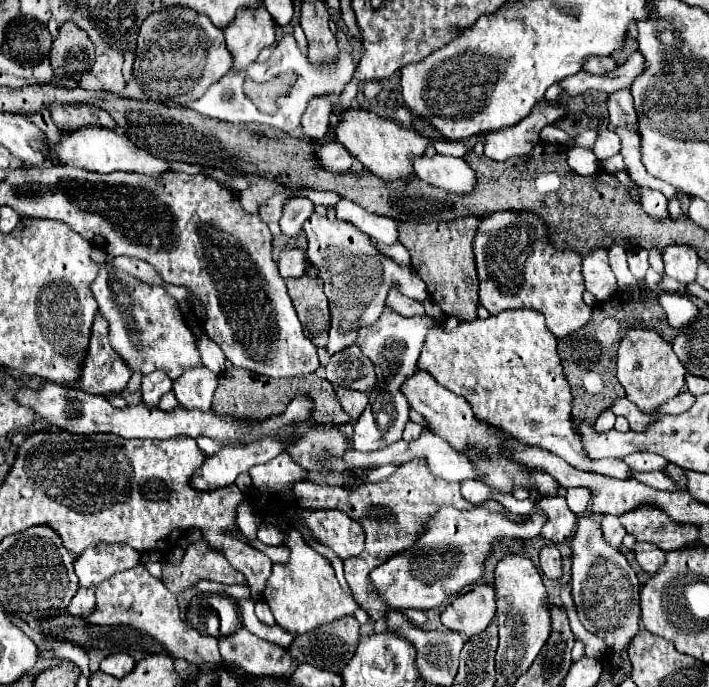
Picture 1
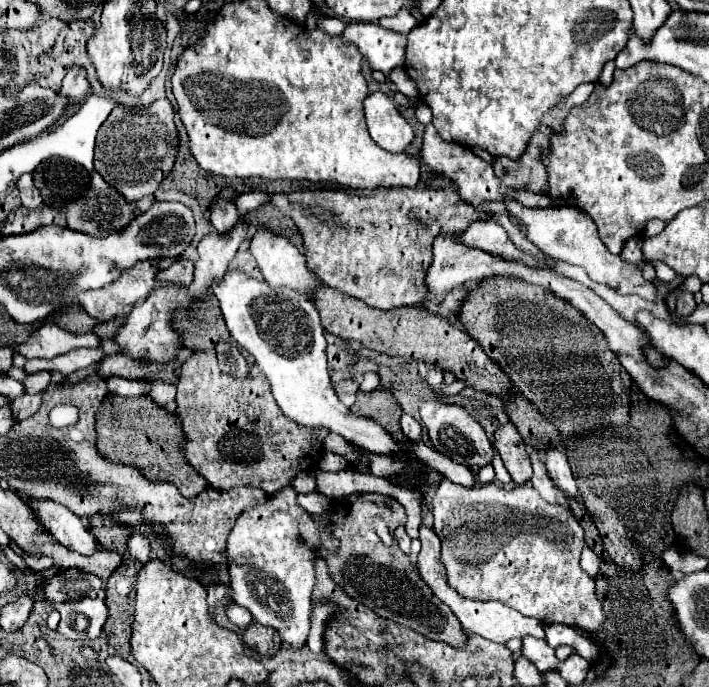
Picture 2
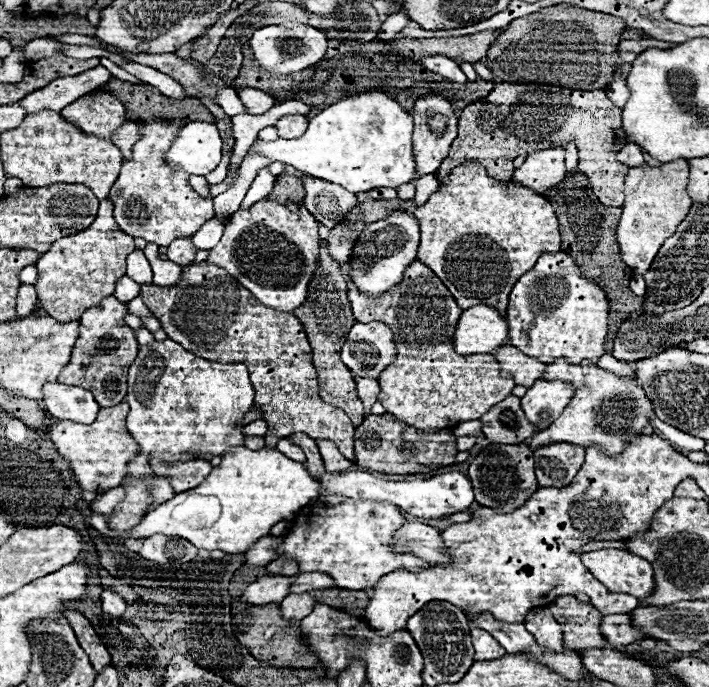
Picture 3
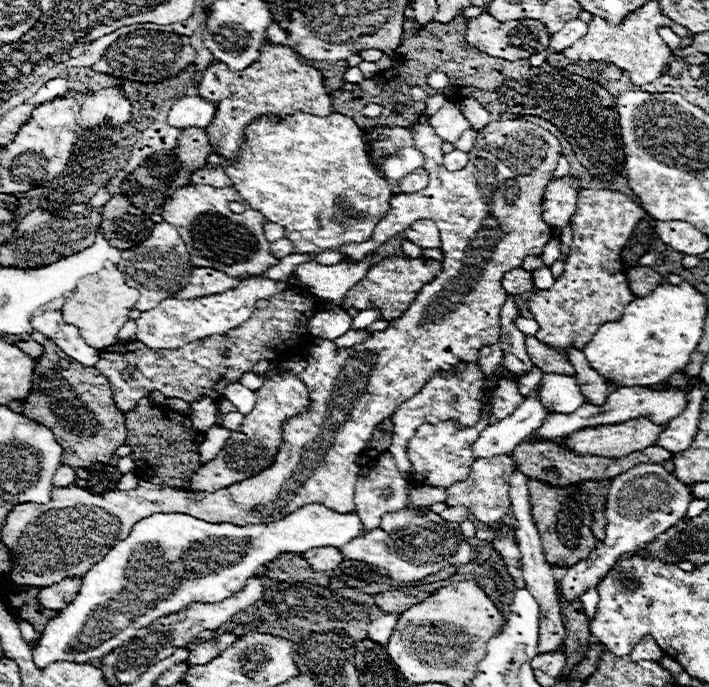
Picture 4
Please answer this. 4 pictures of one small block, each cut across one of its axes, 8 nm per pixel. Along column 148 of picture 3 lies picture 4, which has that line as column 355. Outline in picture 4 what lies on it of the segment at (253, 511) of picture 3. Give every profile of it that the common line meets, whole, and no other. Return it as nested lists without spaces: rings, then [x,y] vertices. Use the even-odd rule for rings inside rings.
[[[306,504],[276,522],[250,526],[236,526],[230,522],[212,524],[190,514],[154,514],[142,522],[136,522],[128,538],[118,542],[98,564],[86,572],[72,604],[62,608],[40,634],[38,646],[34,648],[34,664],[44,668],[52,662],[84,664],[94,658],[102,658],[114,648],[130,642],[138,628],[148,626],[160,616],[174,614],[190,602],[220,602],[222,598],[234,596],[238,590],[242,590],[242,586],[246,586],[250,574],[264,570],[264,564],[276,560],[278,554],[304,554],[306,550],[320,546],[342,546],[362,534],[362,530],[364,528],[356,512],[340,514],[322,504]]]

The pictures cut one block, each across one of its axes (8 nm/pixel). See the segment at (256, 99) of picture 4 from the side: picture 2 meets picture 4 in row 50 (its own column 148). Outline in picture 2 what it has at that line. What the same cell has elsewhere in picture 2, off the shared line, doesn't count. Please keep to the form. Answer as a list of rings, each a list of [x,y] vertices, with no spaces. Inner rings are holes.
[[[146,260],[146,262],[138,262],[132,268],[126,268],[120,272],[120,276],[110,282],[108,286],[100,288],[100,290],[92,290],[92,292],[80,292],[78,300],[84,306],[84,310],[96,320],[96,322],[108,322],[114,320],[120,314],[130,312],[130,308],[144,300],[154,288],[156,288],[156,274],[160,272],[160,264],[156,260]]]

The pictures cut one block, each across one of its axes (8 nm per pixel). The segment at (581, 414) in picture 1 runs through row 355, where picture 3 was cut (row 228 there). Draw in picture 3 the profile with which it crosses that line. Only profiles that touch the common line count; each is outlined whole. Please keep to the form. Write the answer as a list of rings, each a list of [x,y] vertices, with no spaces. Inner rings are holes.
[[[582,172],[568,174],[562,184],[556,188],[556,192],[548,194],[548,200],[552,202],[558,226],[561,234],[561,250],[570,254],[576,260],[576,266],[580,266],[580,272],[594,280],[596,286],[600,286],[610,302],[610,316],[608,316],[608,336],[606,336],[606,352],[612,352],[614,334],[618,332],[618,326],[624,322],[624,318],[630,316],[630,312],[640,310],[644,298],[634,296],[630,292],[628,282],[632,280],[632,270],[622,262],[620,248],[616,242],[616,226],[622,214],[622,207],[608,208],[598,200],[592,192],[586,176]]]

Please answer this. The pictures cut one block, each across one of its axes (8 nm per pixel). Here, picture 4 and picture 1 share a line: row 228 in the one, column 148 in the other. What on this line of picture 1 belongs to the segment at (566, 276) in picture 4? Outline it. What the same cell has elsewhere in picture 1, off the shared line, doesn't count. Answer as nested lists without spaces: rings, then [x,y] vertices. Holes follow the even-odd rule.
[[[142,564],[114,574],[112,578],[104,580],[96,588],[96,608],[86,618],[88,624],[96,626],[130,626],[140,632],[150,634],[158,642],[162,642],[174,658],[184,658],[190,664],[198,668],[218,668],[222,664],[220,652],[218,652],[218,638],[204,636],[198,630],[194,630],[190,624],[186,624],[180,618],[176,594],[172,594],[160,578],[152,576]]]

